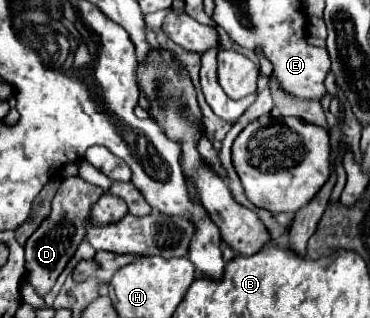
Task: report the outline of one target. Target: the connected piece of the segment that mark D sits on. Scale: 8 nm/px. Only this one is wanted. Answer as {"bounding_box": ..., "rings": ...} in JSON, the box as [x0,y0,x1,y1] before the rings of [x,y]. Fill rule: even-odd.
{"bounding_box":[26,177,104,297],"rings":[[[68,177],[62,181],[56,197],[52,199],[52,211],[50,215],[42,221],[42,225],[32,233],[32,237],[26,243],[26,271],[28,271],[28,281],[32,283],[34,291],[44,297],[56,283],[58,275],[64,271],[72,255],[76,253],[78,245],[84,239],[84,217],[90,215],[90,207],[96,199],[100,199],[104,191],[96,185],[86,183],[80,177]]]}

